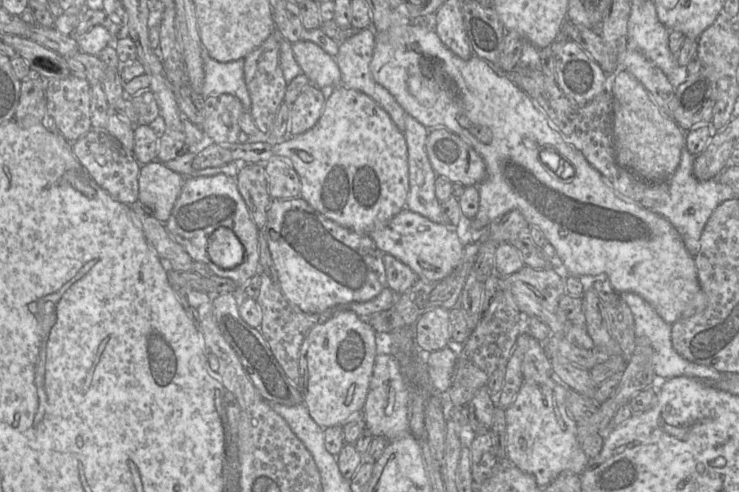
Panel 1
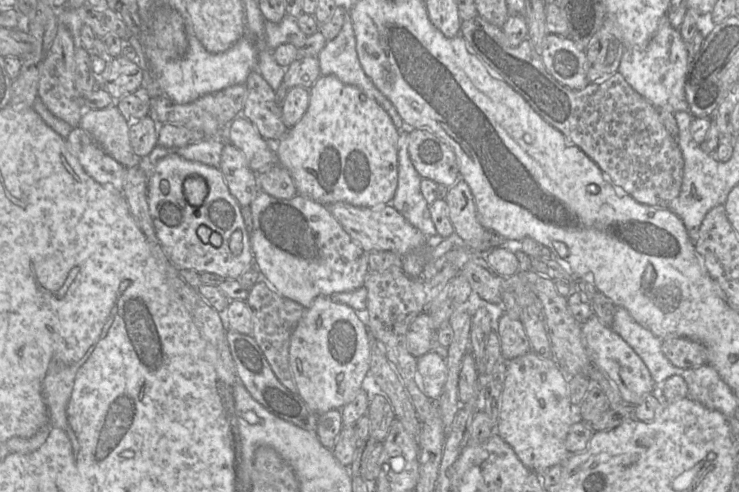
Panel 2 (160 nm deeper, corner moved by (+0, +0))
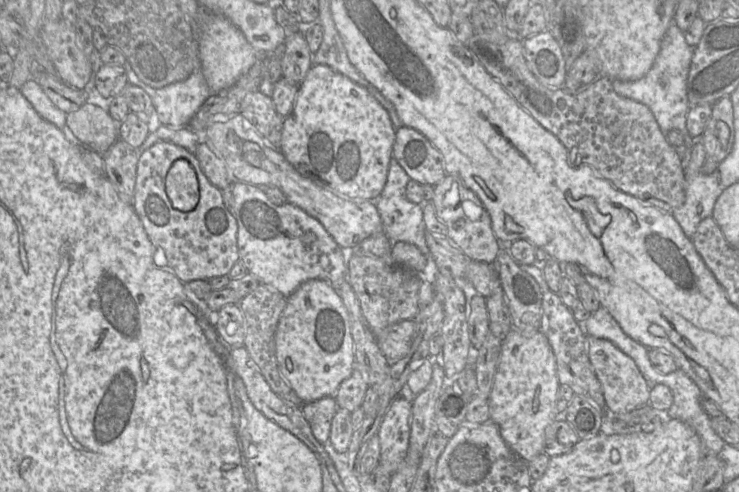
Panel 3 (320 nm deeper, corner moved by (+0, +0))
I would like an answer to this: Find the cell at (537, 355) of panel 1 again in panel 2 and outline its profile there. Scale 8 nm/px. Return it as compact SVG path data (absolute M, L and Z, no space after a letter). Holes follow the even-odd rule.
M505 312L497 319L497 333L502 355L510 361L532 350L524 326L519 319L513 319Z

